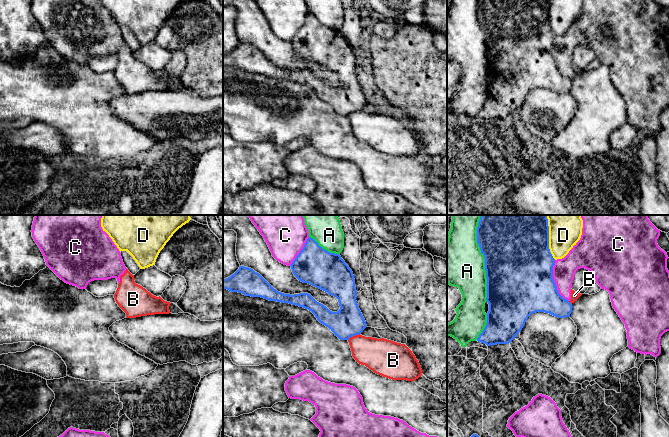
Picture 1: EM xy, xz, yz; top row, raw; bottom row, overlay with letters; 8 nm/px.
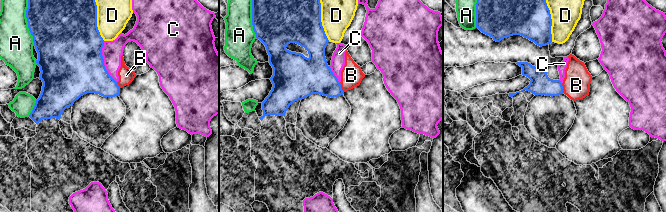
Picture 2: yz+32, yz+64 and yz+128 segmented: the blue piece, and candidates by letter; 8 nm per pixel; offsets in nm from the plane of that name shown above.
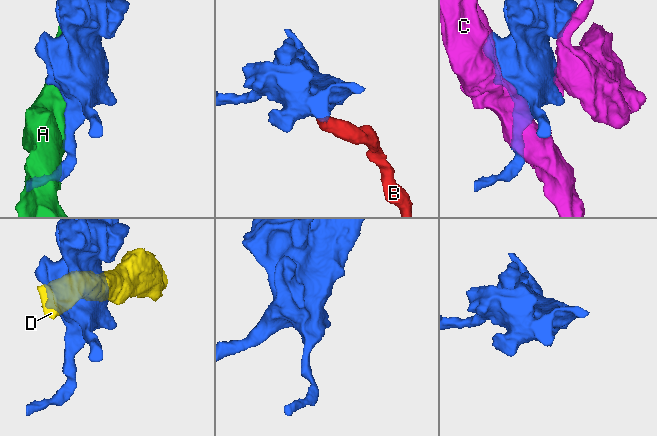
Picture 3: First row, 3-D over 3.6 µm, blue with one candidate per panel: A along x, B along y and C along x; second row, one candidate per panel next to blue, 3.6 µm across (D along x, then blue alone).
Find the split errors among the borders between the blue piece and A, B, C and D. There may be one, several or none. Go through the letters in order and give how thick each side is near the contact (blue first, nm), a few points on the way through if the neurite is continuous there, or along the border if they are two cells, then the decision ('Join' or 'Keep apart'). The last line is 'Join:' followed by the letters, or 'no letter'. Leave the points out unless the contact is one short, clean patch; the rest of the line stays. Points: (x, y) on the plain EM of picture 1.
A: Thickness 500 nm (blue) against 380 nm. Keep apart
B: Thickness 240 nm (blue) against 260 nm. Boundary: xz (359, 109), (347, 115). Keep apart
C: Thickness 500 nm (blue) against 180 nm. Keep apart
D: Thickness 480 nm (blue) against 220 nm. Keep apart
Join: no letter

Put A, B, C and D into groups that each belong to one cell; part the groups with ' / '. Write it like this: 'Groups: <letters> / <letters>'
Groups: A / B C / D

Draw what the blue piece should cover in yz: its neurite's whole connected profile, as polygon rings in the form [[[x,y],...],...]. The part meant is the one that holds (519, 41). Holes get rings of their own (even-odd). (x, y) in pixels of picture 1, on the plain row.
[[[478,0],[477,19],[485,34],[487,74],[489,87],[487,99],[477,114],[487,122],[509,120],[521,108],[528,93],[536,88],[549,89],[558,94],[570,93],[572,80],[558,68],[553,55],[555,35],[549,25],[548,0]]]

